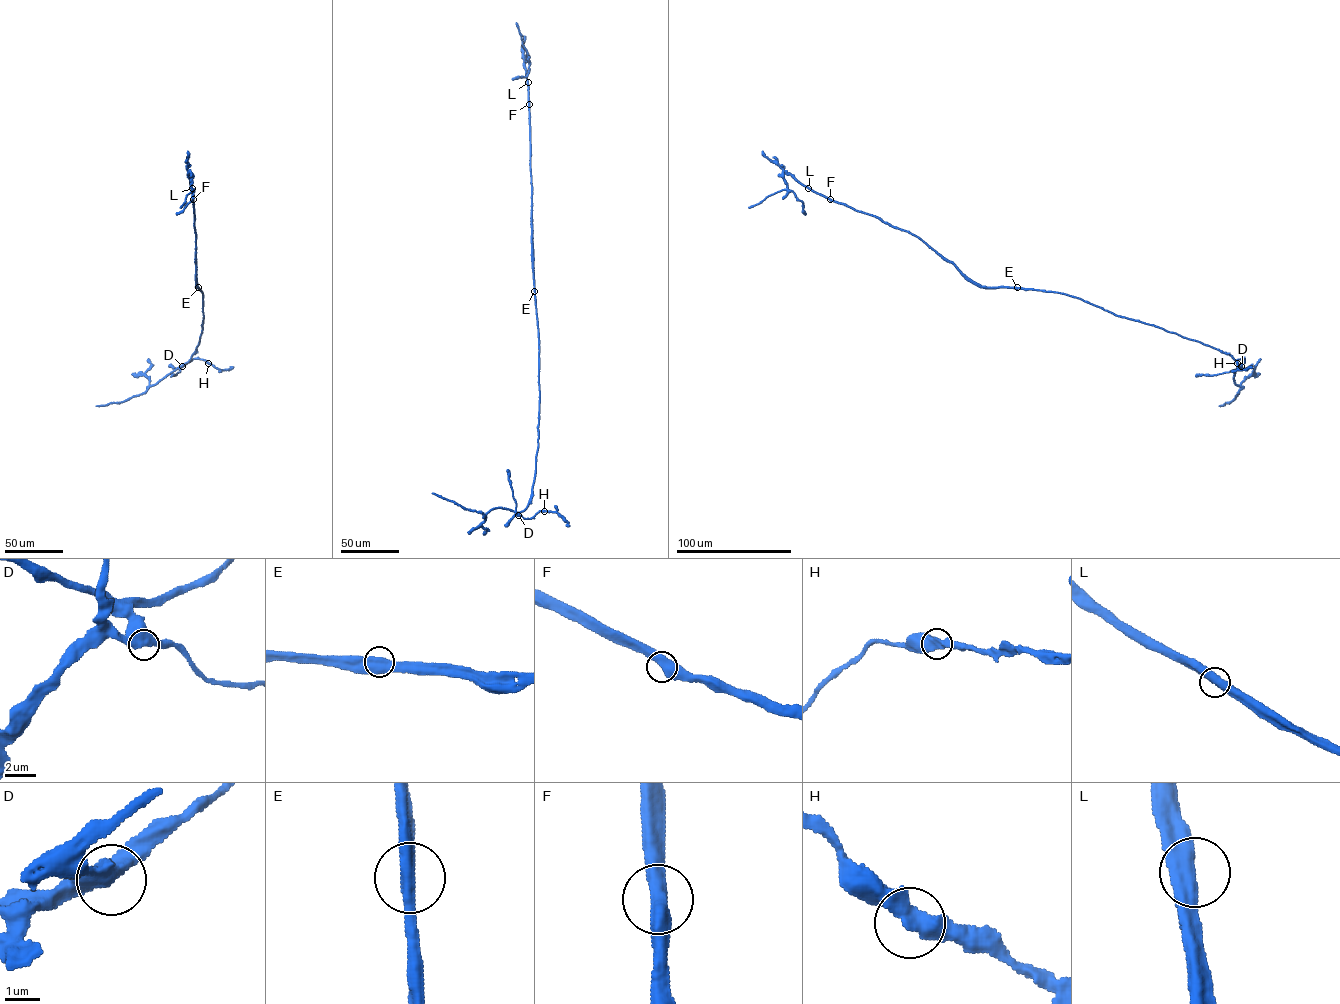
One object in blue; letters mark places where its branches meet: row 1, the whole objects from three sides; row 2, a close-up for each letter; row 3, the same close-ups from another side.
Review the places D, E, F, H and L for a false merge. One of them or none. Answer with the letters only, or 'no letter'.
E

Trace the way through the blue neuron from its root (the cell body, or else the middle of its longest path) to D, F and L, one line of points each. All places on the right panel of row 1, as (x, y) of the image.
D: (1027, 289), (1072, 296), (1116, 315), (1198, 341), (1229, 354), (1241, 366)
F: (1027, 289), (981, 286), (917, 237), (830, 199)
L: (1027, 289), (981, 286), (917, 237), (808, 188)

